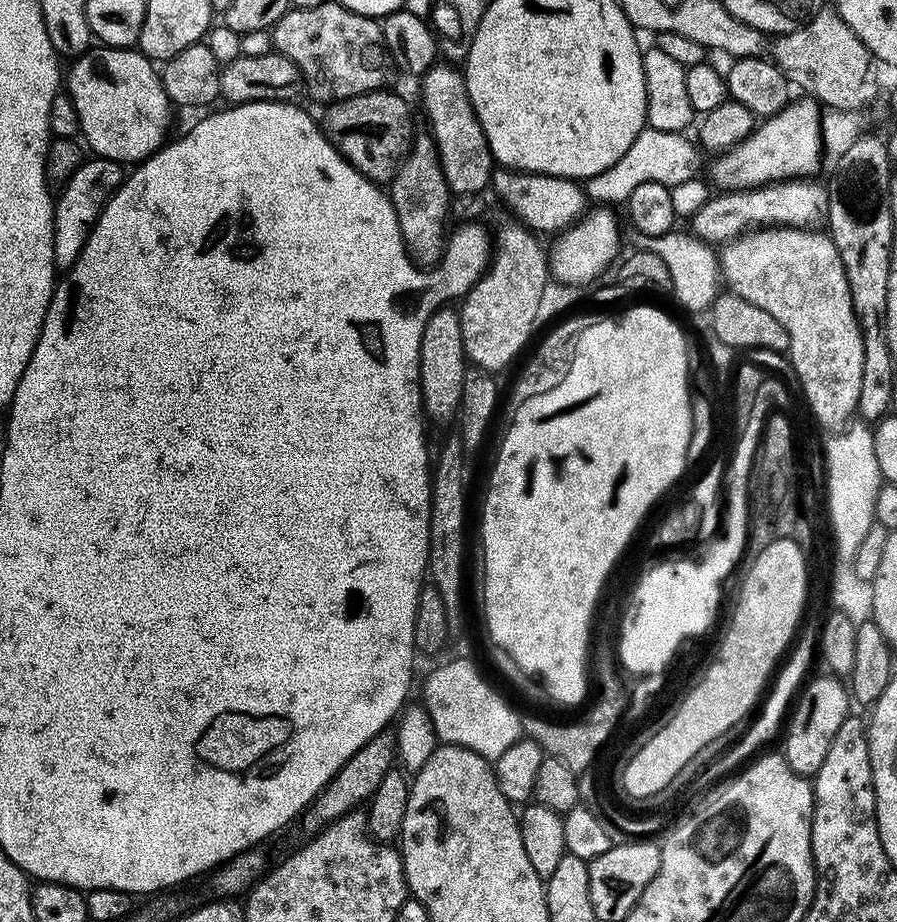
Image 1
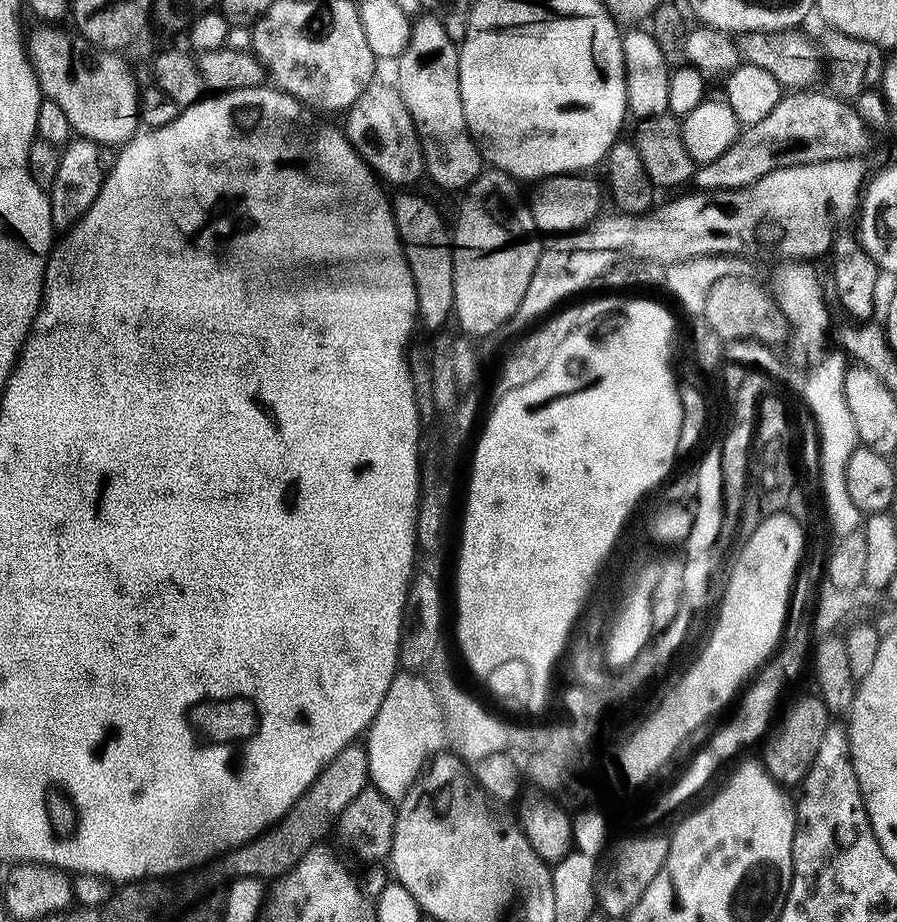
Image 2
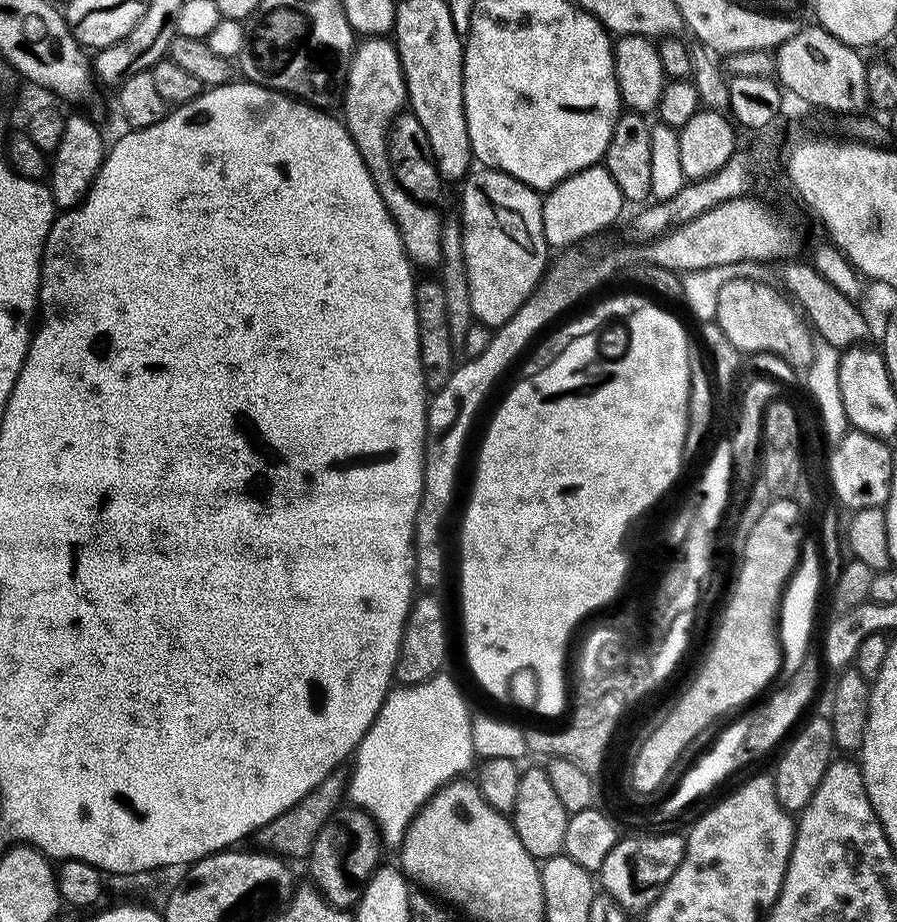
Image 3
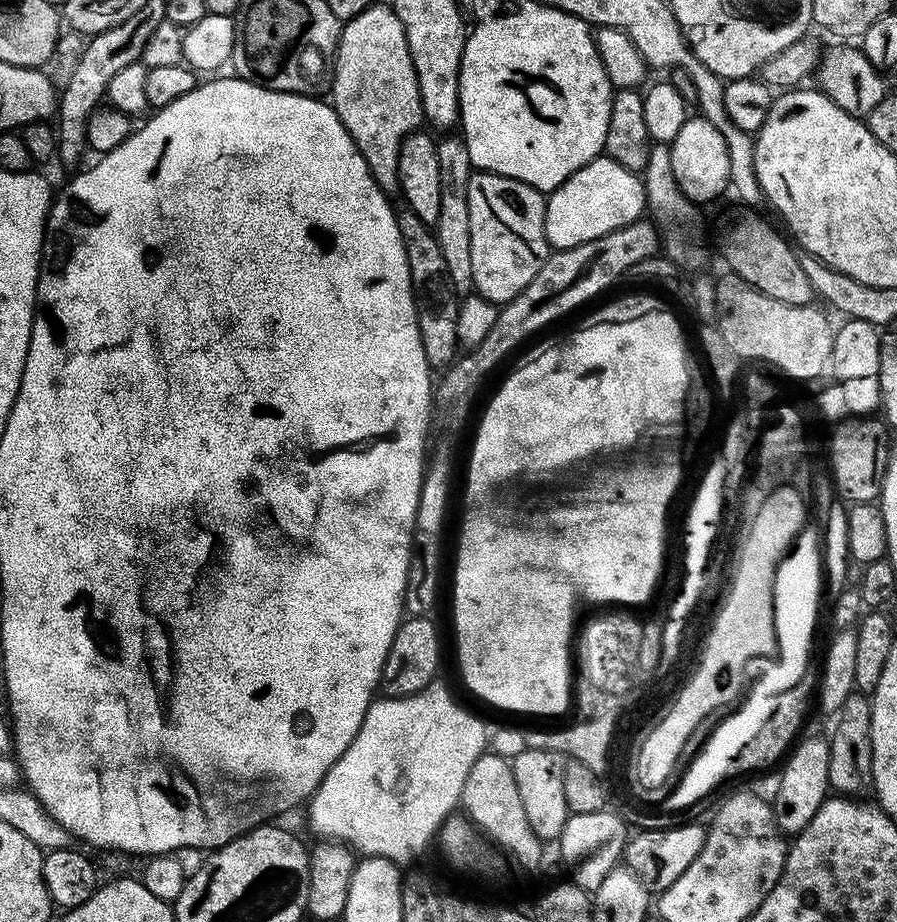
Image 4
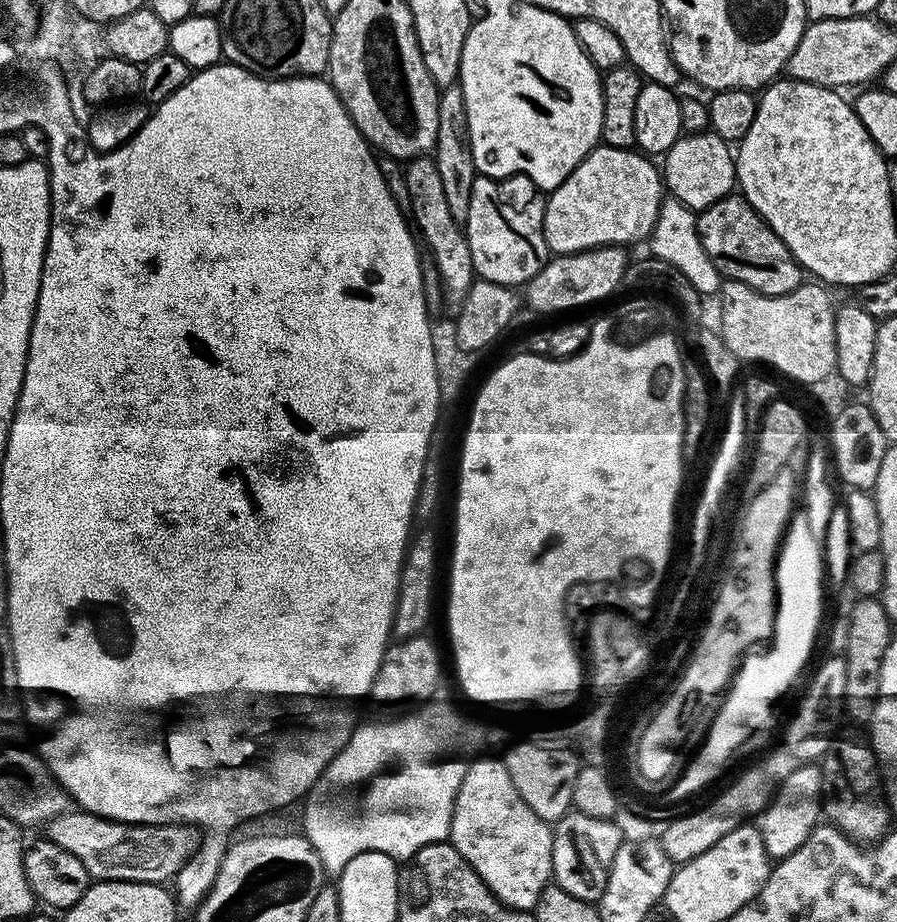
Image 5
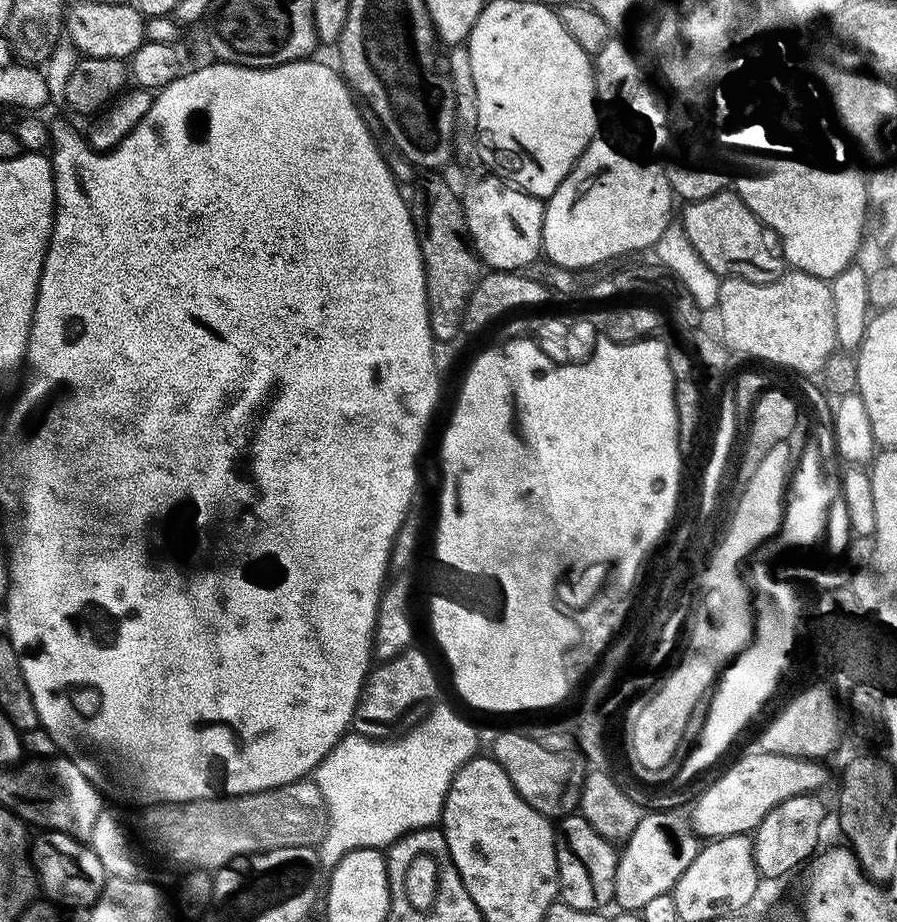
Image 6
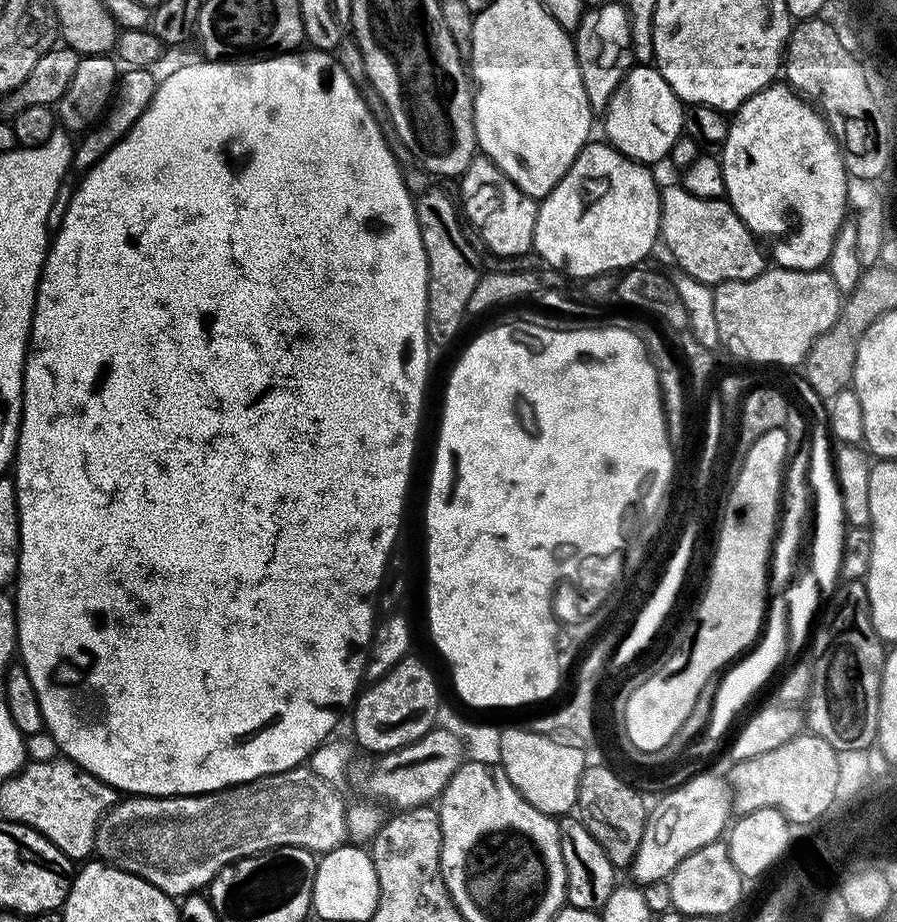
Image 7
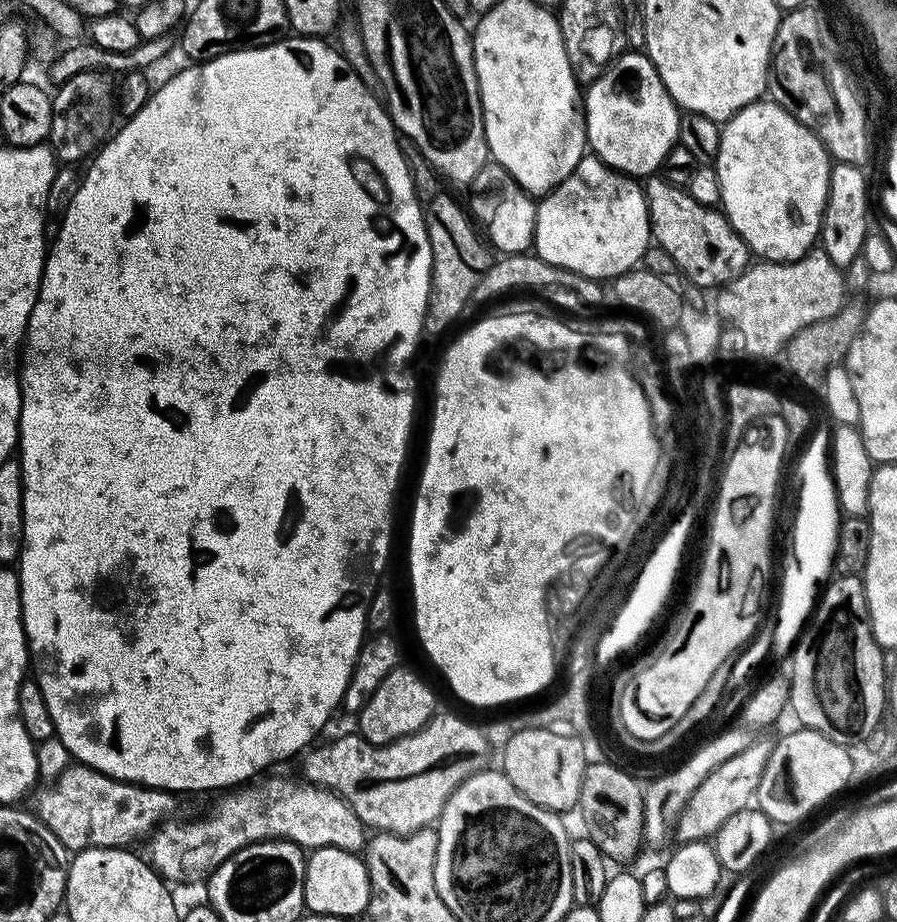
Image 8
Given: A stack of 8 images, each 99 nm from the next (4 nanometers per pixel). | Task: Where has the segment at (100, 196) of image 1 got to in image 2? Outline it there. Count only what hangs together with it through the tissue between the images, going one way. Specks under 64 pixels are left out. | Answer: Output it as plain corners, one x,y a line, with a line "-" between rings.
73,138
63,145
54,186
47,189
53,229
67,230
79,222
82,214
86,214
86,210
94,206
98,190
109,183
108,171
111,168
114,168
114,152
109,145
95,144
92,140
79,138

